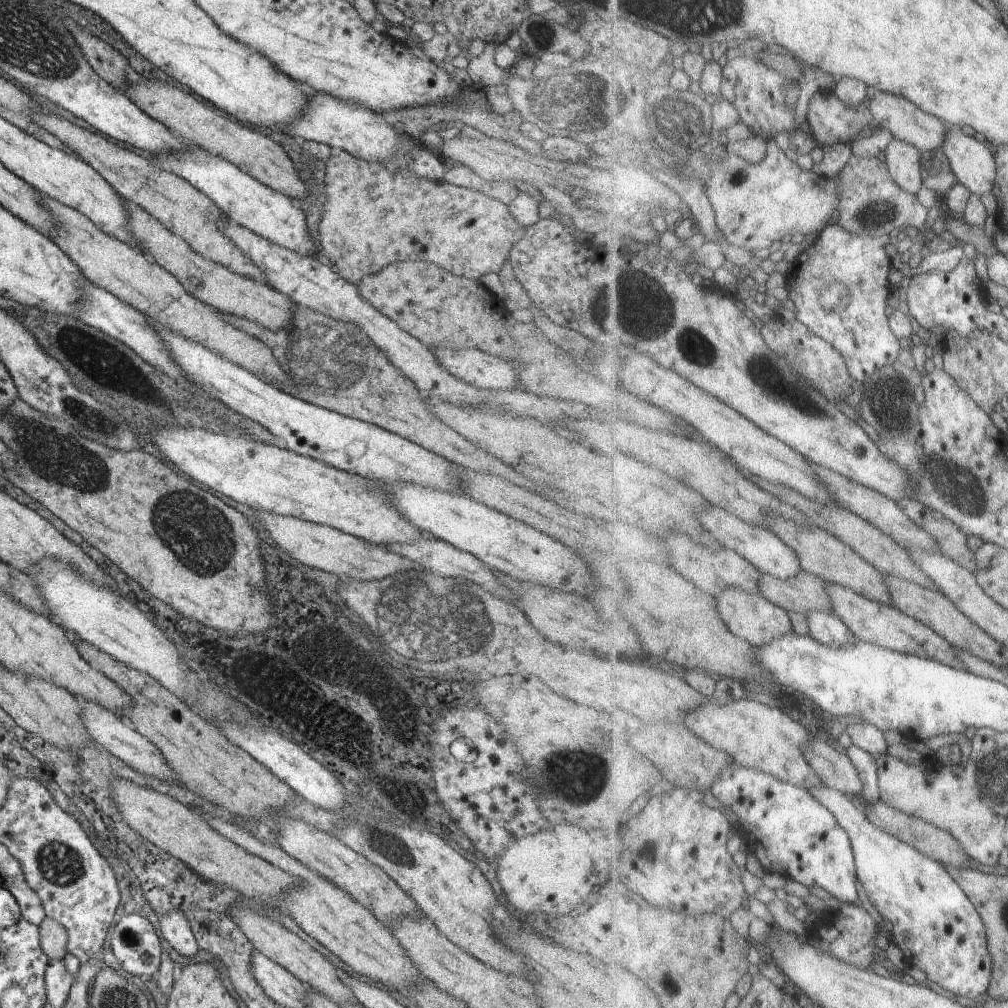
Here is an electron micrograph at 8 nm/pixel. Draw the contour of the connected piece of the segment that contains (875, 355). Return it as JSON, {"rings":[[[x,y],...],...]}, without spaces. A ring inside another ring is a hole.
{"rings":[[[838,224],[830,225],[819,234],[818,239],[808,249],[795,259],[794,268],[790,270],[786,278],[787,288],[791,292],[790,296],[793,302],[799,308],[802,322],[826,338],[830,344],[834,344],[846,356],[850,372],[860,380],[861,384],[870,380],[880,368],[896,364],[900,361],[900,354],[904,352],[900,337],[892,328],[892,318],[888,316],[890,296],[896,289],[890,282],[894,260],[888,254],[888,244],[897,244],[895,235],[878,236],[878,238],[858,236]],[[834,284],[844,284],[852,296],[852,302],[846,310],[828,310],[822,304],[822,296]]]}

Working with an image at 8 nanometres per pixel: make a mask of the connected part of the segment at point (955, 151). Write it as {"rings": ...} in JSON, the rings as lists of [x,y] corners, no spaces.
{"rings":[[[952,126],[943,149],[960,182],[968,186],[973,194],[981,197],[995,192],[1001,168],[997,153],[990,150],[989,142],[984,144],[975,136],[968,136],[962,127]]]}

